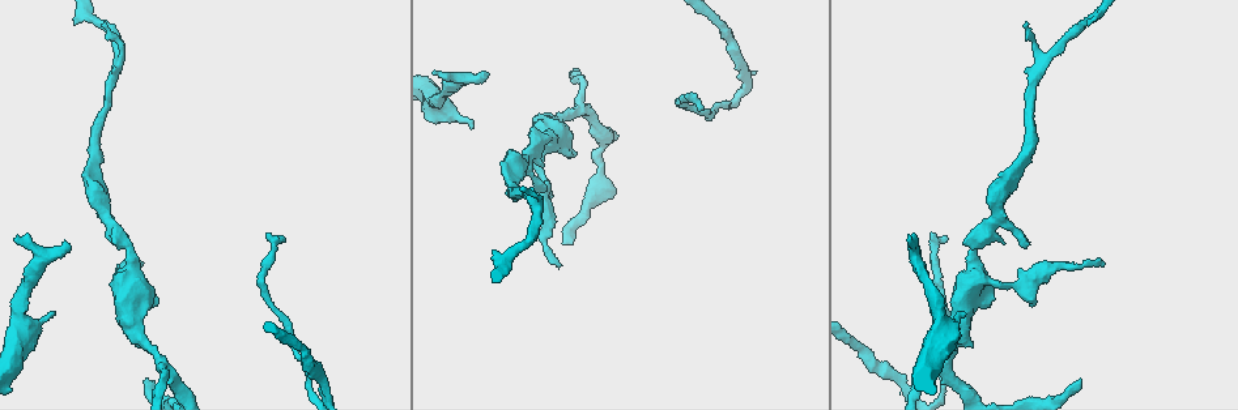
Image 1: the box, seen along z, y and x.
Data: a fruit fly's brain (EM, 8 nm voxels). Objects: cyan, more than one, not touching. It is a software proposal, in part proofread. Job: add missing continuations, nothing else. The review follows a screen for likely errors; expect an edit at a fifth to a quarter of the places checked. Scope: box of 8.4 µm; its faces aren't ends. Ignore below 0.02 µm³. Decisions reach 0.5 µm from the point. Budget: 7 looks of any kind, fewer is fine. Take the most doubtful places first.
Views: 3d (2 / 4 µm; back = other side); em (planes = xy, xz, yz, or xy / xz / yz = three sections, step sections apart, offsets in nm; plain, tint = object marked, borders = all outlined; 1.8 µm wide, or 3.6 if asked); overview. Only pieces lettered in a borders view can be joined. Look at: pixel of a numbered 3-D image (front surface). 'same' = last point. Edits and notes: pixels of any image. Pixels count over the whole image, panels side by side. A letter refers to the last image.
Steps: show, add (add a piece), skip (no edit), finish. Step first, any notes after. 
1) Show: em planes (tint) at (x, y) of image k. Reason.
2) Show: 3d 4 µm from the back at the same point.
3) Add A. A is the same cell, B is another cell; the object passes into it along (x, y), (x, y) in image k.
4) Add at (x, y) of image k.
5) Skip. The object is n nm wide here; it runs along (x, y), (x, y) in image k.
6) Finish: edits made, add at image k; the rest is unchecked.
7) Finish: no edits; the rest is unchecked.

Show: em 3.6 µm yz step 8 (tint) at (66, 242) of image 1. An open end.

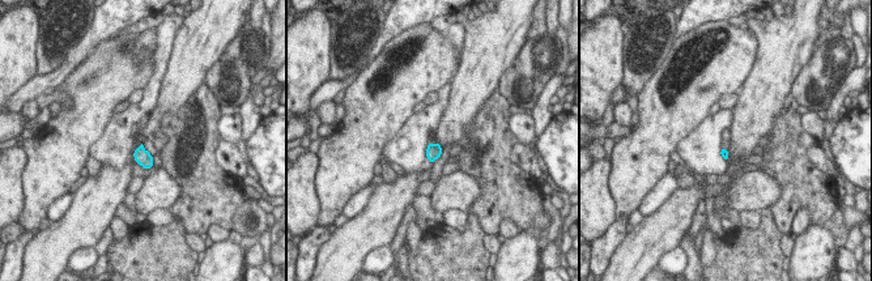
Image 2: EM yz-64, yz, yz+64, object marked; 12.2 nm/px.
Show: em 3.6 µm planes (borders) at the same point. Another direction.

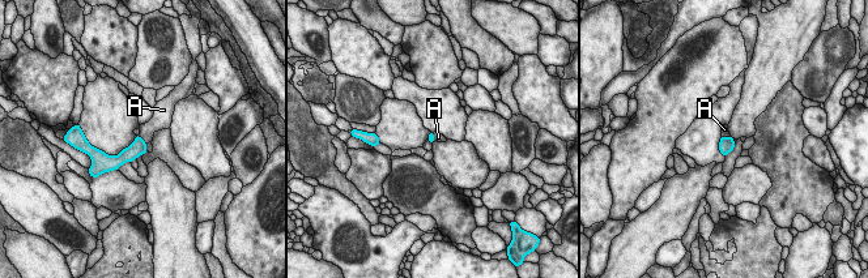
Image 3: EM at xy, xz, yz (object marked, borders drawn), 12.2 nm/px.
Add A. The longest contact is with A, 160 nm; A is the same cell; the object passes into it along (139, 146), (141, 138), (147, 131) in image 3; it goes on there.

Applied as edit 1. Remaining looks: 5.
Show: em planes (borders) at (54, 312) of image 1. An open end.

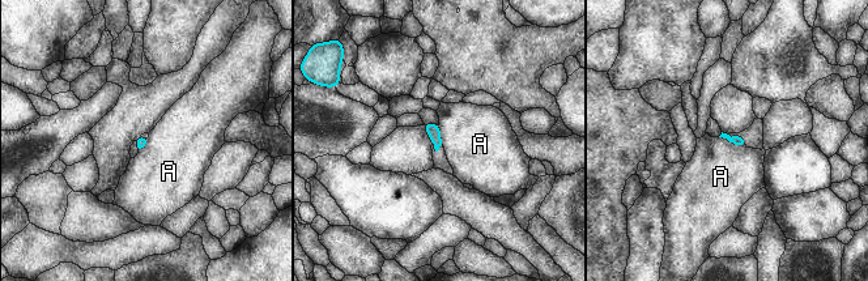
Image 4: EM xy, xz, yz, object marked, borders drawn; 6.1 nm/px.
Skip. A is another cell; a border runs along (719, 136), (745, 147) in image 4; none of them fits.

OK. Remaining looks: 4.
Show: em planes (borders) at (700, 107) of image 1. Long arm stops here.

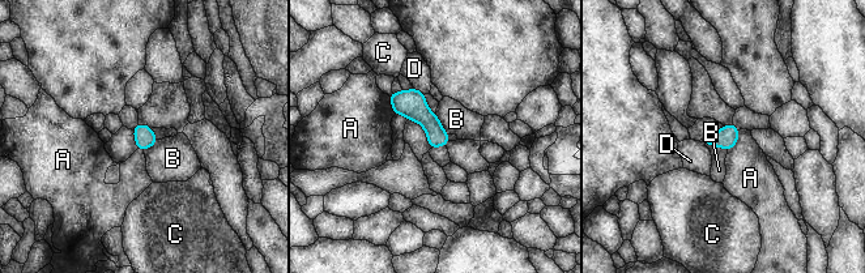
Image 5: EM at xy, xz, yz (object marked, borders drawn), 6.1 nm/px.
Skip. A, B, C and D are other cells; a border runs along (740, 129), (737, 141), (728, 150) in image 5; no lettered piece goes on from it.

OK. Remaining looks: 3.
Finish: edits made, add at image 3; the rest is unchecked.

